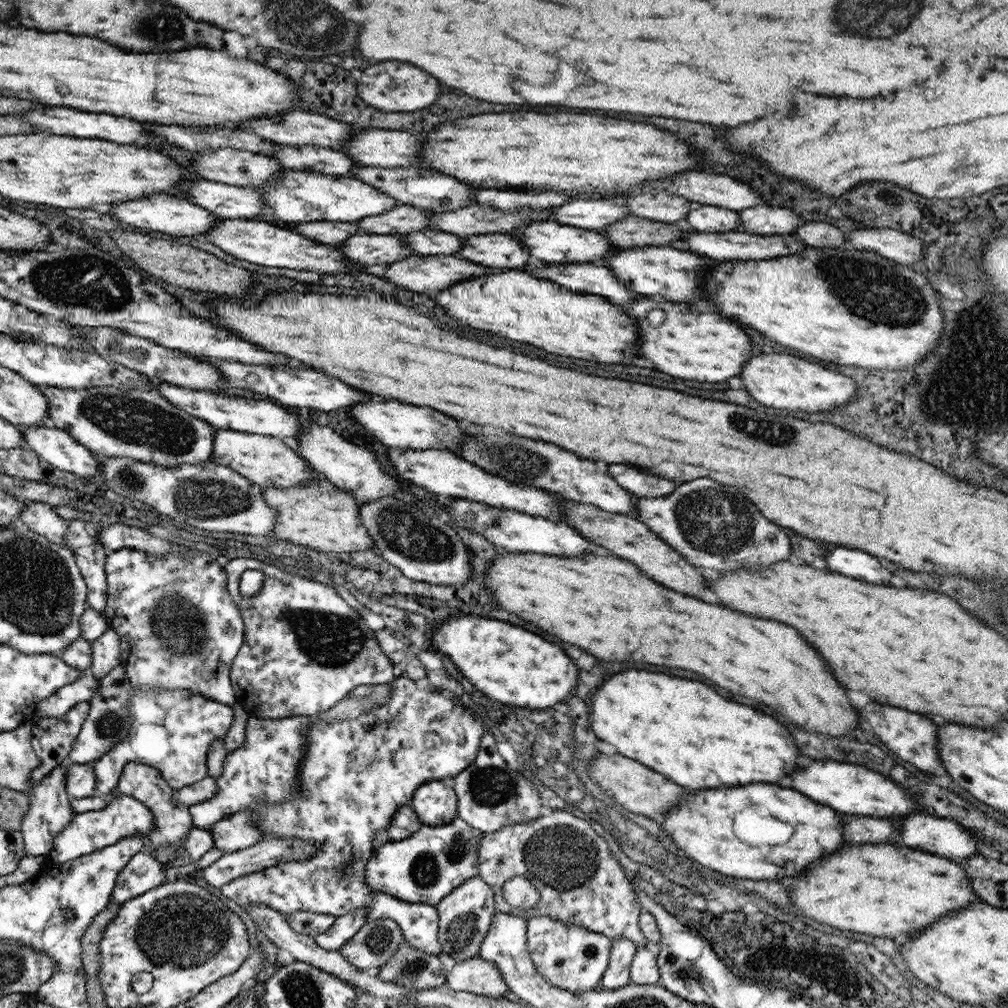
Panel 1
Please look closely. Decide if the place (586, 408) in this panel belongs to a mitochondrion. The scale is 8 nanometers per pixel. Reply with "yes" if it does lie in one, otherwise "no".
no

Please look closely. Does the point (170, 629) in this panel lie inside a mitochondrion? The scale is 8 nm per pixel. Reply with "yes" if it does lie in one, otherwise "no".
yes

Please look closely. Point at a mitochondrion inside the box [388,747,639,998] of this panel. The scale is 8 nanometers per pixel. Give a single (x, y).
(561, 856)

